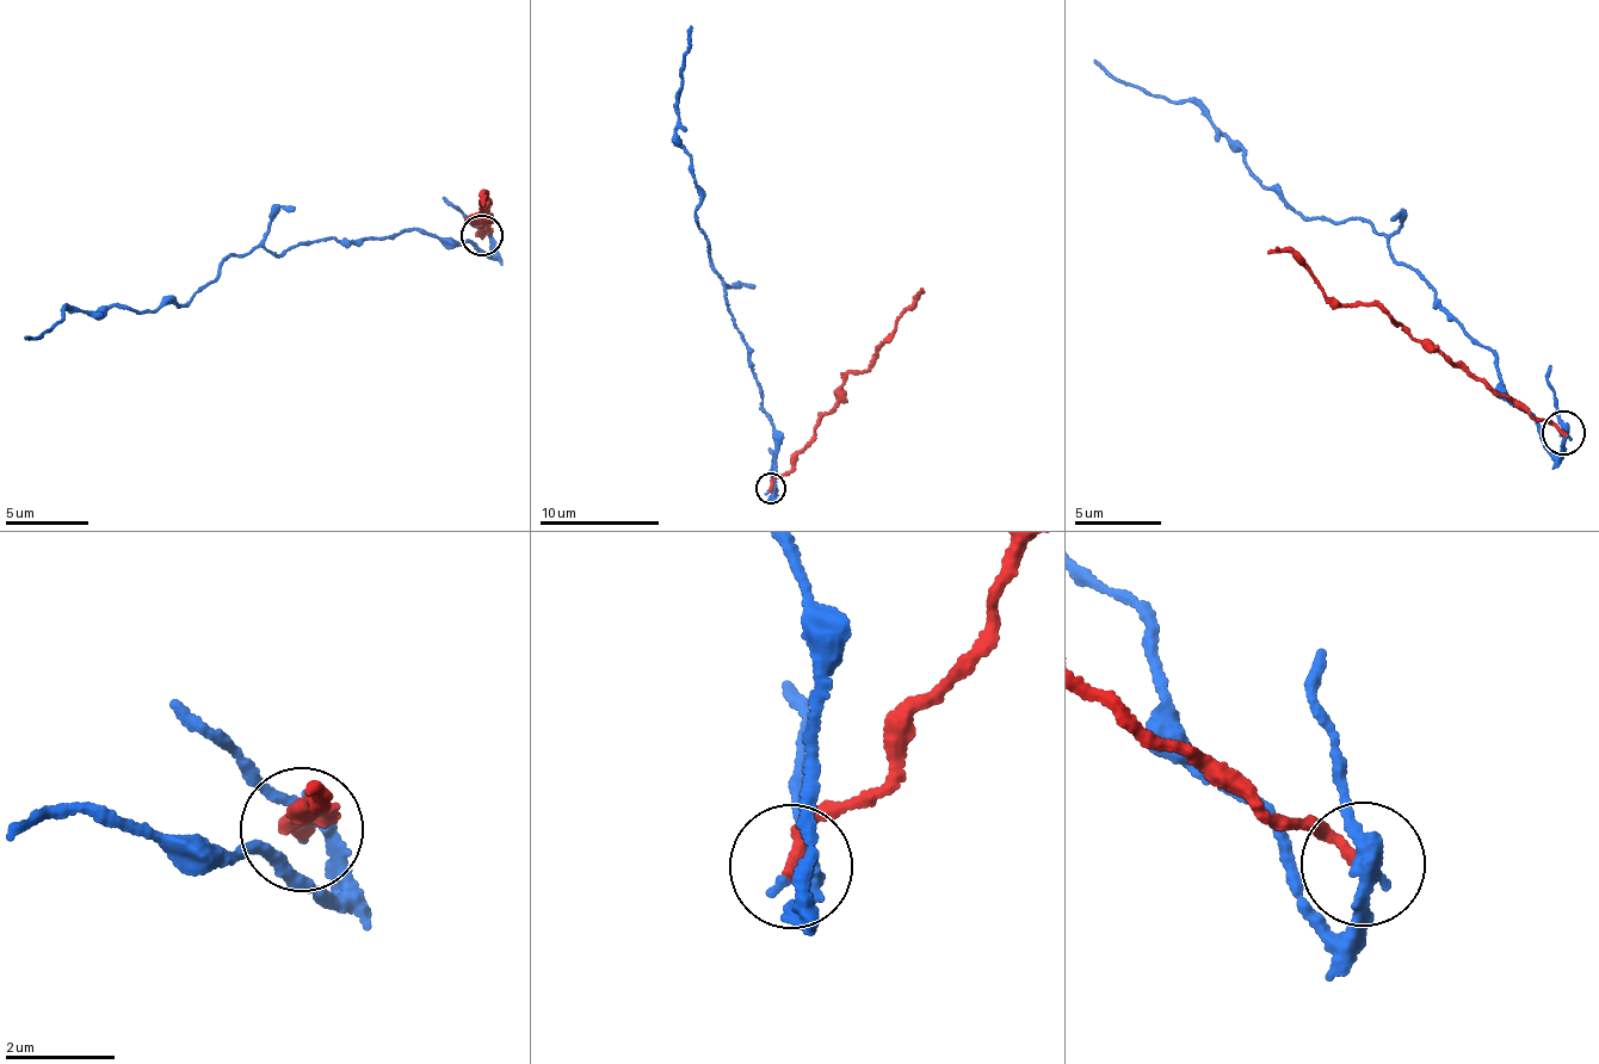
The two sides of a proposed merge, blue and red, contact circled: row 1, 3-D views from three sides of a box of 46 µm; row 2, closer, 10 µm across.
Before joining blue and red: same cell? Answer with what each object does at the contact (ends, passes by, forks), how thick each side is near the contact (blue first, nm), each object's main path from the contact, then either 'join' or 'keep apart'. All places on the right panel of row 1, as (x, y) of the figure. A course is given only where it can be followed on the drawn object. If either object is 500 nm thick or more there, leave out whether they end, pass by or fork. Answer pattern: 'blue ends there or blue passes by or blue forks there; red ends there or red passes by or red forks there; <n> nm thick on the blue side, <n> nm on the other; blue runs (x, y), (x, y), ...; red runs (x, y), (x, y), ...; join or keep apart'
blue passes by; red ends there; 280 nm thick on the blue side, 240 nm on the other; blue runs (1562, 430), (1551, 453), (1508, 401), (1492, 348), (1448, 320), (1364, 220), (1294, 211), (1196, 105), (1092, 61); red runs (1562, 433), (1374, 305), (1340, 304), (1309, 267), (1283, 251), (1267, 255); keep apart

